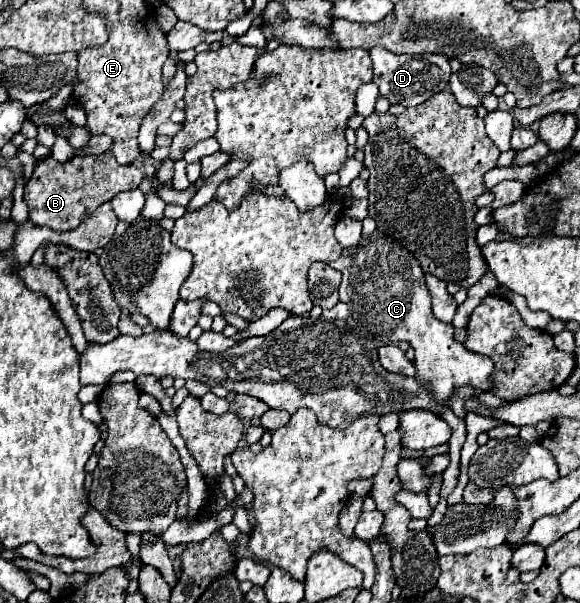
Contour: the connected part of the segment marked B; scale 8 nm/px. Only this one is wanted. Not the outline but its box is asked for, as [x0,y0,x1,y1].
[26,153,144,231]

